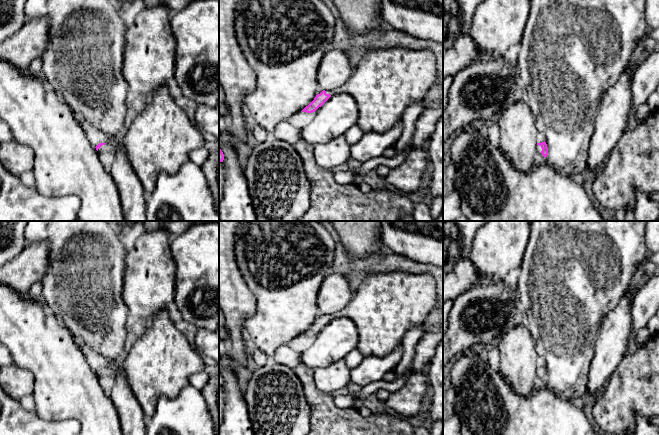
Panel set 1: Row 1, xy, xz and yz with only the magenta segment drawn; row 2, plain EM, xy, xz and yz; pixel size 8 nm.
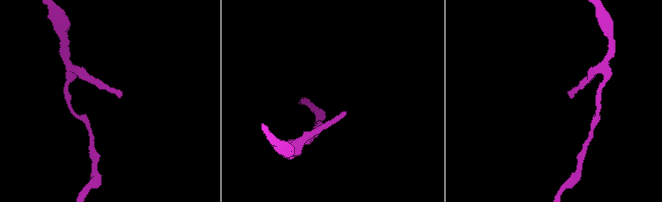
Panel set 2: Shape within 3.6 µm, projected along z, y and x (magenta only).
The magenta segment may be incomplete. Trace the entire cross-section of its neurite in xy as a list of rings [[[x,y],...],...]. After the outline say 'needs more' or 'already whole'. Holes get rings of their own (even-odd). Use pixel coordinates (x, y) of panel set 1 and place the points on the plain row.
[[[163,308],[152,318],[152,325],[146,326],[143,335],[137,338],[124,360],[118,365],[100,367],[95,372],[107,395],[110,394],[117,376],[123,375],[145,416],[151,417],[161,396],[176,398],[183,388],[189,386],[190,376],[204,368],[202,354],[189,344],[184,332],[179,331],[173,324],[168,309]]]; needs more

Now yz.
[[[544,365],[542,367],[537,367],[534,386],[538,389],[542,388],[543,386],[545,386],[545,382],[547,381],[547,379],[548,371],[546,366]]]; needs more

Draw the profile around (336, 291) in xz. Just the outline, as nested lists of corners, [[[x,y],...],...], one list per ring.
[[[329,273],[320,285],[317,307],[322,314],[343,310],[354,296],[354,283],[344,274]]]

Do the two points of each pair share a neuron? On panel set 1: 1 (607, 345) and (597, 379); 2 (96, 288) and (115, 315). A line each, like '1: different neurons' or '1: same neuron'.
1: same neuron
2: same neuron

